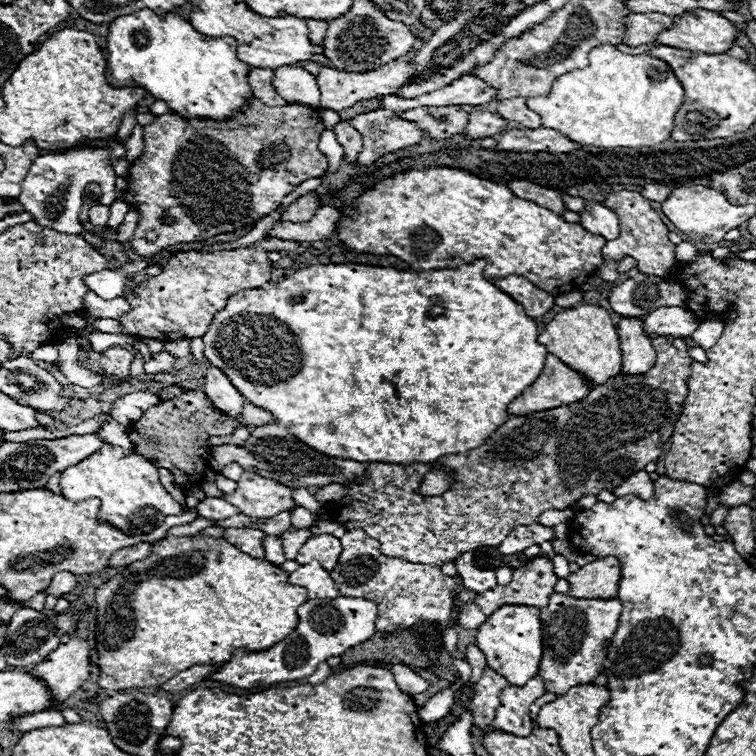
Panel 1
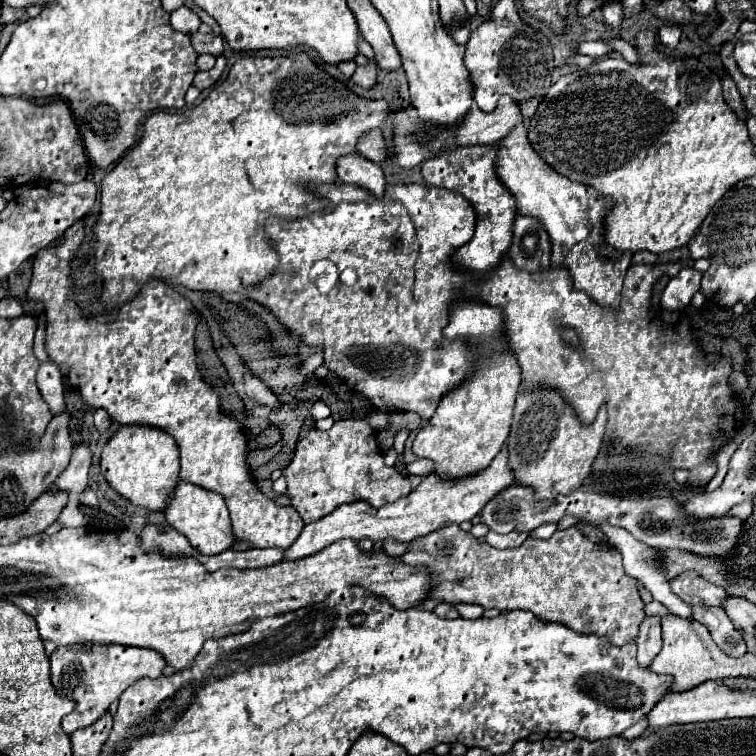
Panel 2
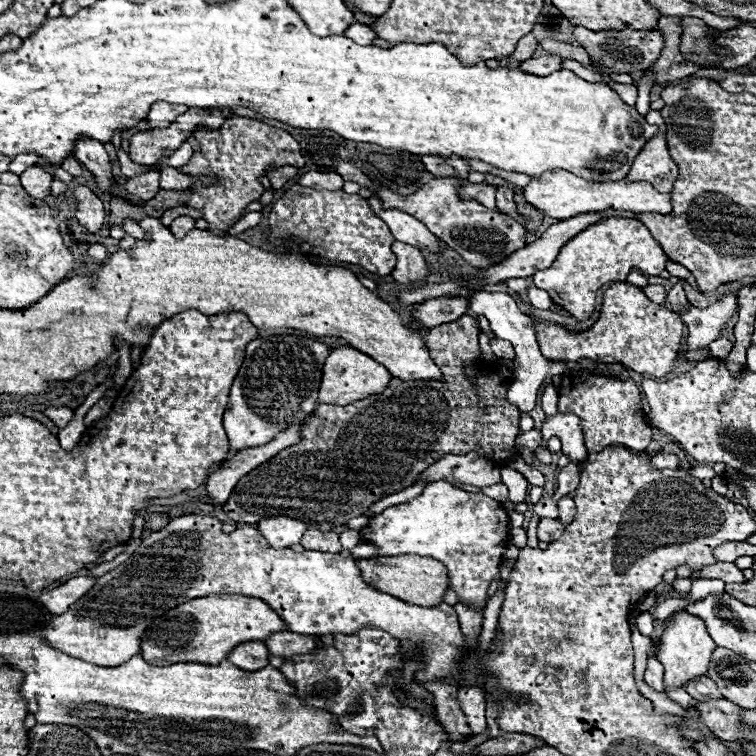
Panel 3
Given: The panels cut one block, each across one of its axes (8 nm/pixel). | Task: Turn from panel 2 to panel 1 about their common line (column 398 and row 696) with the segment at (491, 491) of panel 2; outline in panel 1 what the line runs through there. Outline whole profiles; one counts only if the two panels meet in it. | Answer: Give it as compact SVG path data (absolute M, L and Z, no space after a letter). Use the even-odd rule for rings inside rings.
M532 678L524 686L506 686L500 692L500 706L492 720L492 728L516 736L528 736L534 728L530 720L530 706L536 698L546 694L542 678Z

